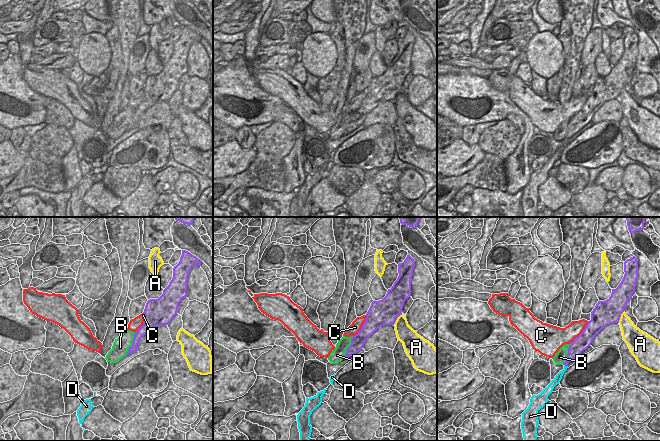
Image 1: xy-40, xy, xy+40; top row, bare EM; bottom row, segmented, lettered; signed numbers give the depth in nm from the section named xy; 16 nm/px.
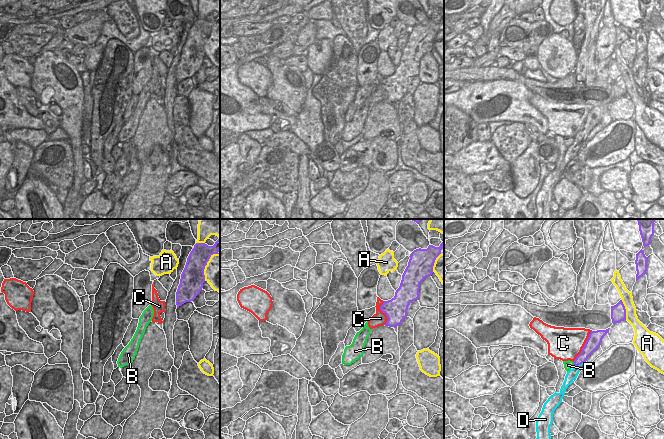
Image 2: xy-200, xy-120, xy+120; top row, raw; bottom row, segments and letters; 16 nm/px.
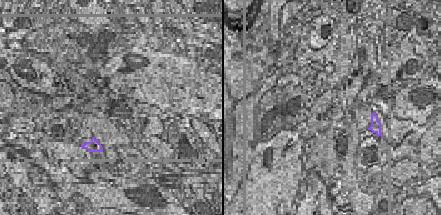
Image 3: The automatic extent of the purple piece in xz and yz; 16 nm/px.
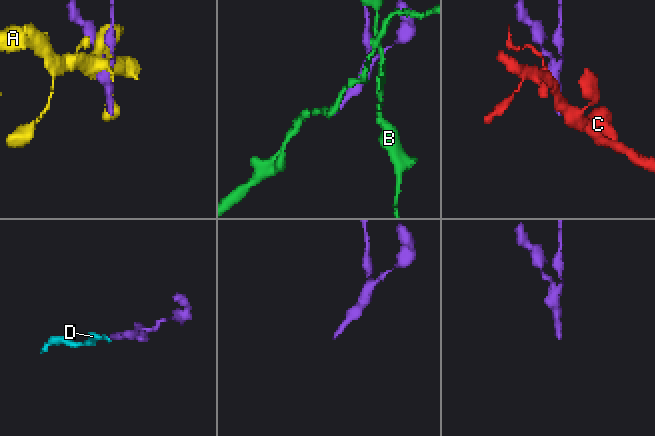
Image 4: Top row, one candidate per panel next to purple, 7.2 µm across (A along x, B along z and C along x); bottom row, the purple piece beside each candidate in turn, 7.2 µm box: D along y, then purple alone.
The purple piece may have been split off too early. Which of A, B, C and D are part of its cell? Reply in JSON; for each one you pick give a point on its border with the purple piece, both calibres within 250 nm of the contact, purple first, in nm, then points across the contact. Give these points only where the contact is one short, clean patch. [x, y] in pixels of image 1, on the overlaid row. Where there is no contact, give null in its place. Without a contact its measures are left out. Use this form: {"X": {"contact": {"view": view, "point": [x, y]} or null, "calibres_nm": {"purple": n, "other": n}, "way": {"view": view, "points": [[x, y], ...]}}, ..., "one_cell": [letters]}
{"D": {"contact": {"view": "xy+40", "point": [566, 365]}, "calibres_nm": {"purple": 180, "other": 120}, "way": {"view": "xy+40", "points": [[573, 352], [566, 365], [558, 377]]}}, "one_cell": ["D"]}

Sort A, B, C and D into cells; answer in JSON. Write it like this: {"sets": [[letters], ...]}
{"sets": [["A"], ["B"], ["C"], ["D"]]}

